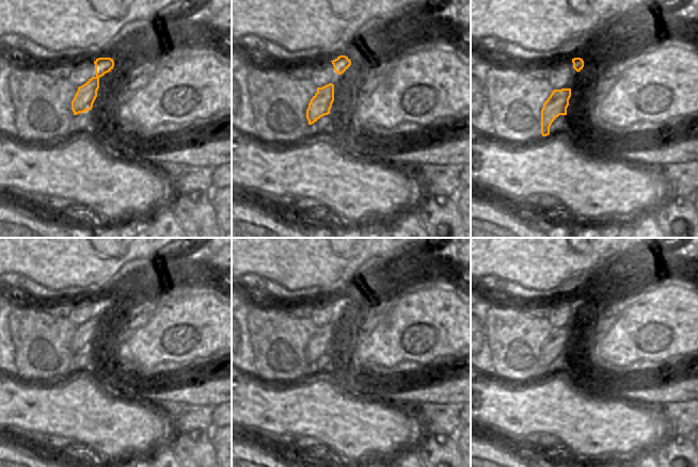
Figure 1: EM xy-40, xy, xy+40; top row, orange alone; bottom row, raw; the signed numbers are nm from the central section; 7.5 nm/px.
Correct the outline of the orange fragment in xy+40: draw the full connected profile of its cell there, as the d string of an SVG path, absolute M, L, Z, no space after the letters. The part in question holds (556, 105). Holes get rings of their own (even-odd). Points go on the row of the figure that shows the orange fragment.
M561 88L554 90L550 97L545 100L541 110L542 136L550 134L550 127L559 115L567 115L570 97L571 88Z

